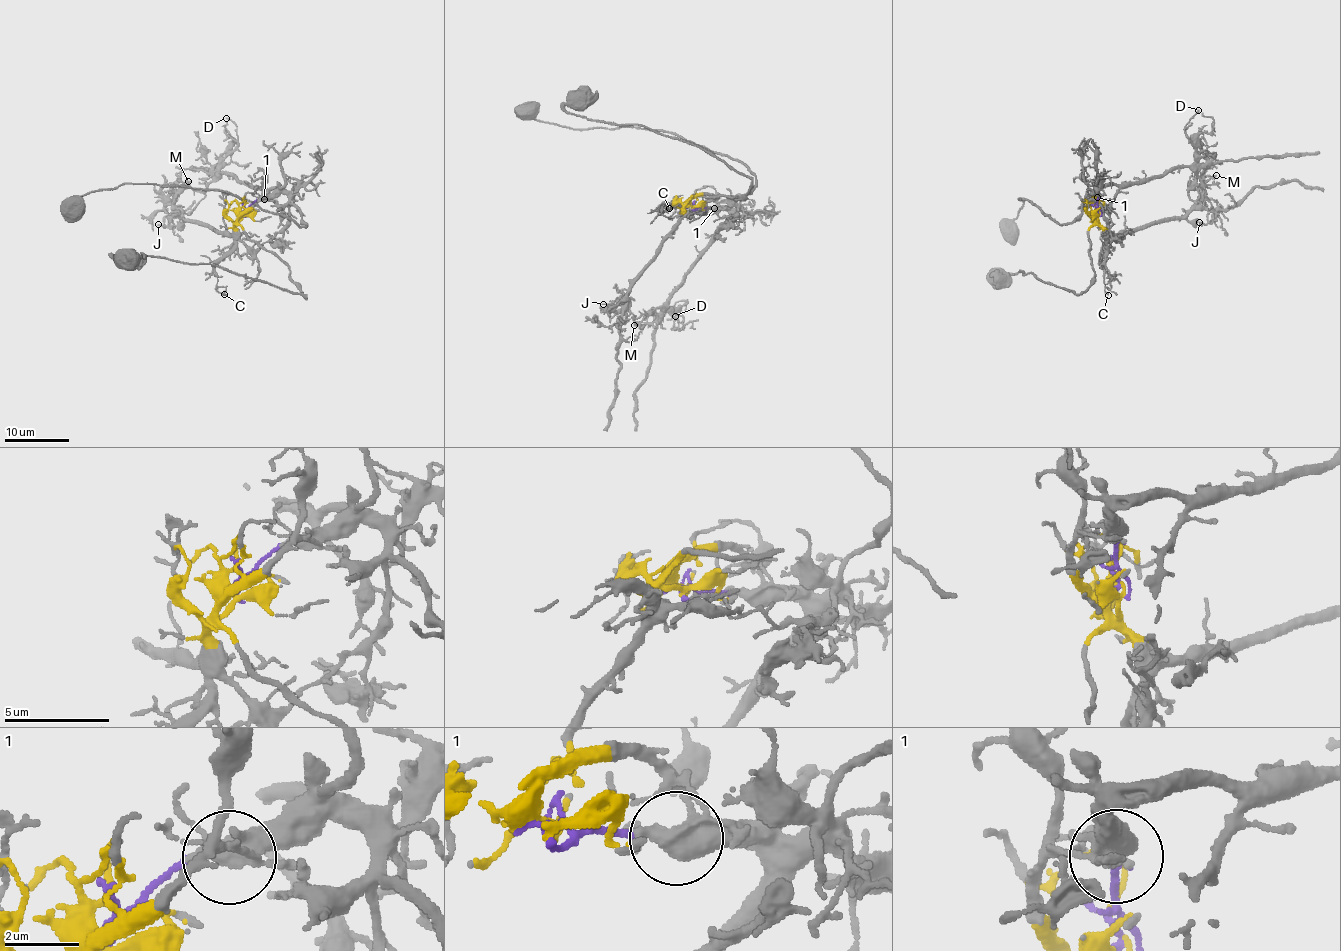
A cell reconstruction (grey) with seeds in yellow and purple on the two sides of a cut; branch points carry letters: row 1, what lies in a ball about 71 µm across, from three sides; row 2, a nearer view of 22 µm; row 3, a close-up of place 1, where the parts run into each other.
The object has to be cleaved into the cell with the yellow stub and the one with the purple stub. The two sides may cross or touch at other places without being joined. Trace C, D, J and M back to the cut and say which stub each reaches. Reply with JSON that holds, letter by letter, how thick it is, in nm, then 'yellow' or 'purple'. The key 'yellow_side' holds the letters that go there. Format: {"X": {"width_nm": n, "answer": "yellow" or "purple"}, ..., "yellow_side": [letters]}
{"C": {"width_nm": 160, "answer": "yellow"}, "D": {"width_nm": 110, "answer": "purple"}, "J": {"width_nm": 120, "answer": "yellow"}, "M": {"width_nm": 180, "answer": "yellow"}, "yellow_side": ["C", "J", "M"]}

